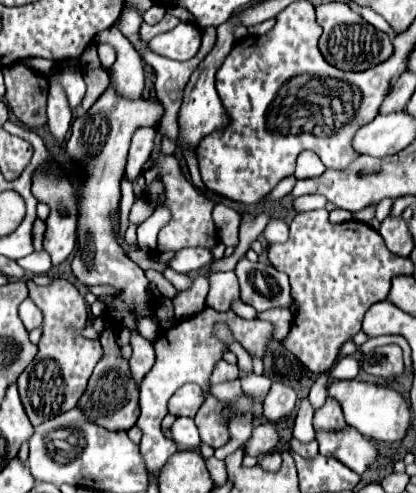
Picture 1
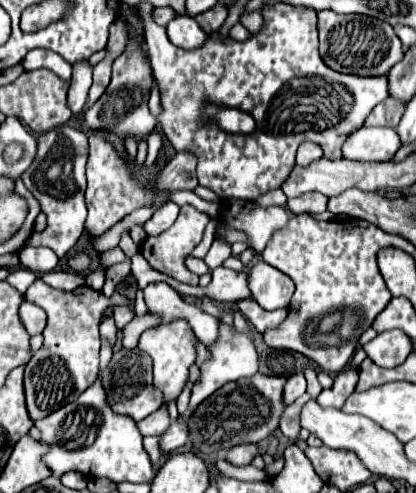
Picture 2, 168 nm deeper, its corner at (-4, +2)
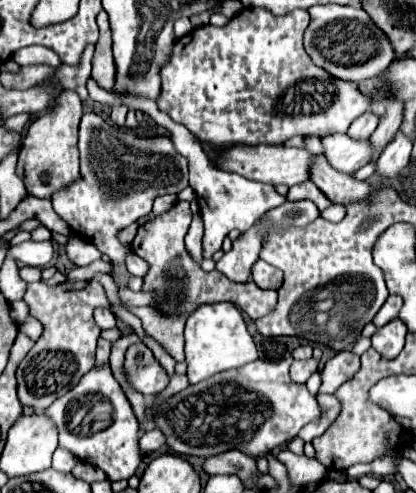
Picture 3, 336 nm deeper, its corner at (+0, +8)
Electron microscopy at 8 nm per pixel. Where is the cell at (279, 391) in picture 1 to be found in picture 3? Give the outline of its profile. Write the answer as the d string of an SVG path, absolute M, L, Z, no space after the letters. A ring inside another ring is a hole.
M307 360L307 362L293 362L291 364L291 380L297 384L305 384L307 378L317 370L317 360Z

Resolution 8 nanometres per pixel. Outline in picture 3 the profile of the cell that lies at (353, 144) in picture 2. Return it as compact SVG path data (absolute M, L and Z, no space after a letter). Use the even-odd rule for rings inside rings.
M349 134L325 136L323 146L325 146L327 162L333 168L337 168L341 172L349 172L349 174L355 174L361 166L371 162L371 158L375 154L375 148L369 138L355 140Z

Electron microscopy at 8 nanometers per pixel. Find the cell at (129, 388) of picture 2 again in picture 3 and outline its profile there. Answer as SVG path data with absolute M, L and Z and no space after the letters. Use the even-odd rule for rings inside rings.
M135 342L127 348L123 372L127 382L143 396L157 396L169 384L169 376L163 366L155 360L153 352L143 344Z

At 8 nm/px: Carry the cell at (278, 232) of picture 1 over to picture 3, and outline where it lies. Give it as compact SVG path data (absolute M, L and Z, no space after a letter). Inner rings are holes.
M93 80L87 82L87 90L89 90L89 96L97 102L105 102L105 104L121 102L121 104L127 104L129 108L133 108L133 110L147 112L159 126L163 126L171 132L171 140L173 140L177 152L183 154L185 158L189 158L189 186L197 194L197 202L201 206L201 216L203 216L203 258L211 258L217 250L221 250L221 242L225 240L225 236L231 230L239 230L241 234L245 234L259 216L263 216L265 212L269 212L269 210L273 210L273 208L277 208L279 204L285 202L285 196L277 194L275 188L269 186L269 184L261 184L261 182L255 182L255 180L247 180L247 178L243 178L235 172L213 168L209 164L209 158L205 156L205 152L201 152L199 140L187 128L181 128L181 124L173 124L173 120L169 120L169 116L163 116L163 112L157 112L157 104L153 100L137 100L133 96L117 96L111 90L97 88L97 84Z

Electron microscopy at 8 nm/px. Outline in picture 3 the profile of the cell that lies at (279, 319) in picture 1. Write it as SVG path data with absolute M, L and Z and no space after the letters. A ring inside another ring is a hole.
M177 202L169 212L155 218L155 222L147 222L139 226L135 240L131 243L132 251L151 264L149 274L143 280L143 290L153 290L157 292L159 300L169 300L169 302L159 302L157 310L165 314L187 314L189 316L203 302L231 302L243 312L247 312L251 320L259 320L261 316L273 312L277 306L275 290L261 290L253 284L253 280L245 284L237 284L221 276L219 272L207 274L189 258L185 244L183 244L189 224L191 224L189 202ZM163 304L169 304L169 306L163 306ZM171 304L177 304L177 306L171 306Z

